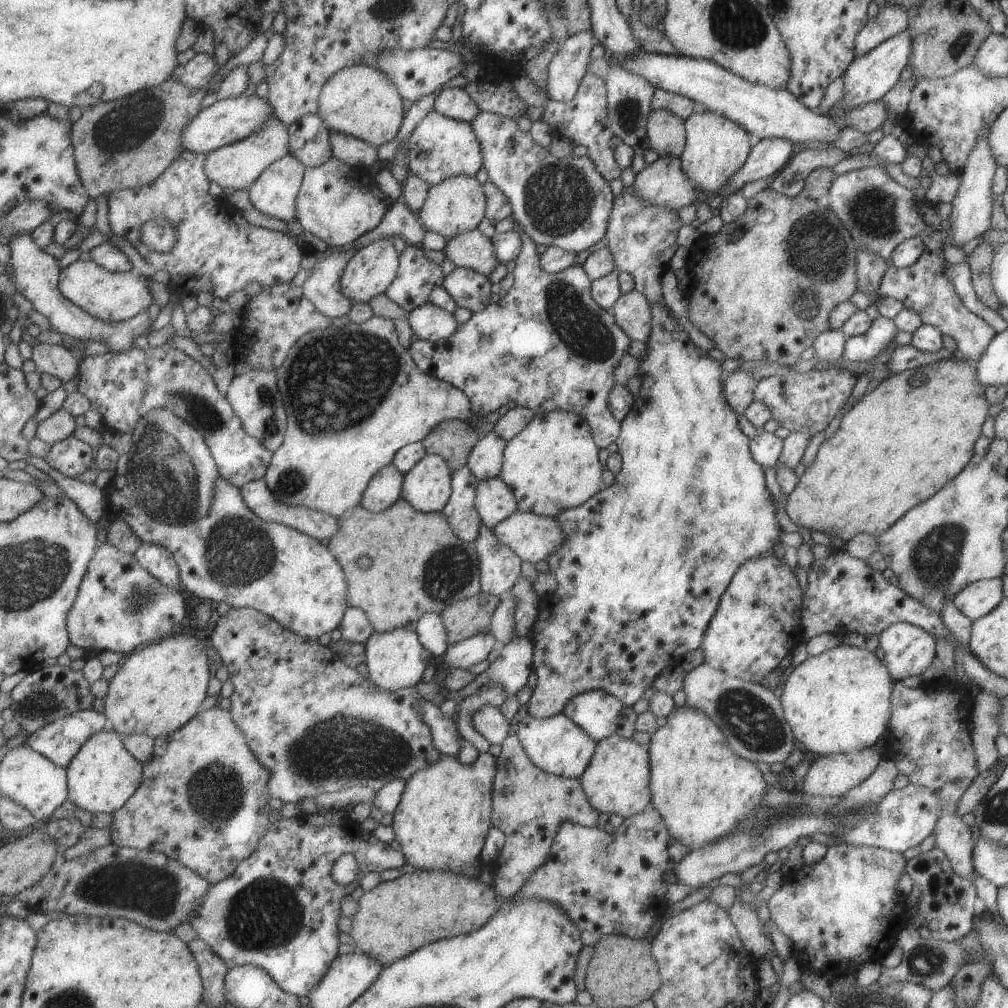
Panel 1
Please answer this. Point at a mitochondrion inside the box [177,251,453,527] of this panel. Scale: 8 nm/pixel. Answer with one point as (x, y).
(314, 379)

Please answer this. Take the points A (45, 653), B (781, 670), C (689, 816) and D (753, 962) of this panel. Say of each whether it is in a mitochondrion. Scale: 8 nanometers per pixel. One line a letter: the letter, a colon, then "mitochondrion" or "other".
A: other
B: other
C: other
D: other

